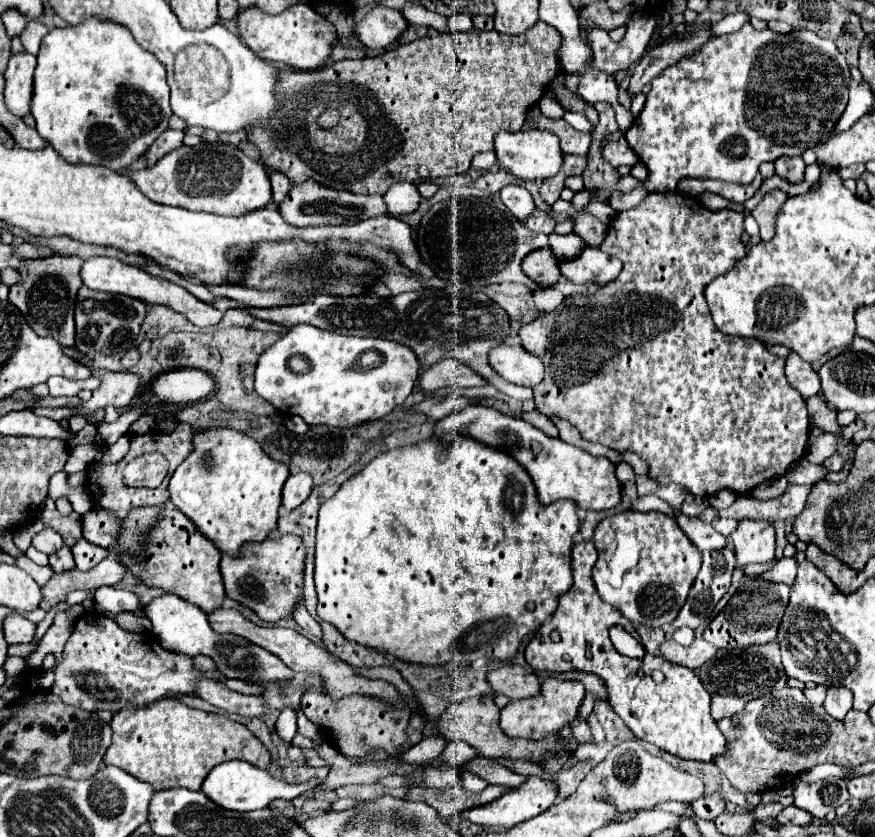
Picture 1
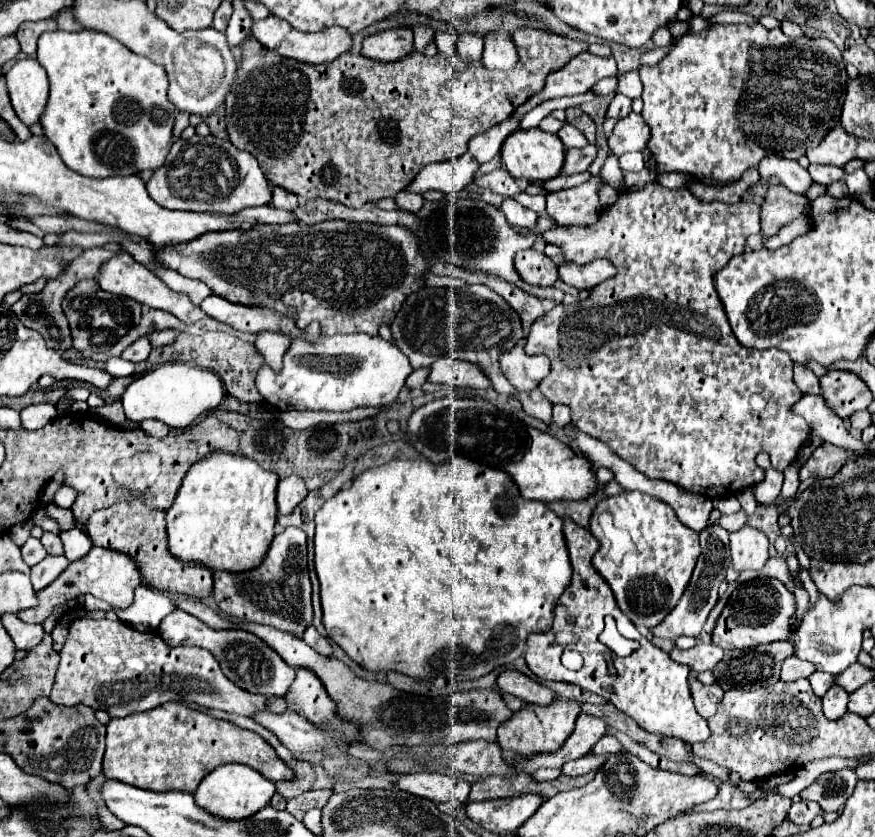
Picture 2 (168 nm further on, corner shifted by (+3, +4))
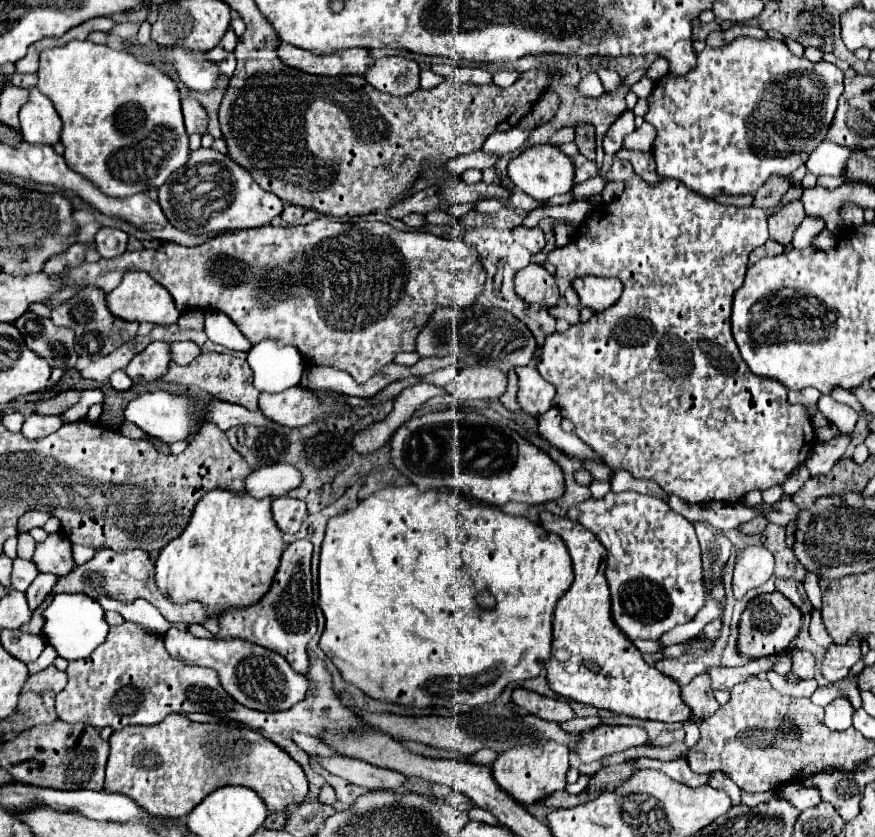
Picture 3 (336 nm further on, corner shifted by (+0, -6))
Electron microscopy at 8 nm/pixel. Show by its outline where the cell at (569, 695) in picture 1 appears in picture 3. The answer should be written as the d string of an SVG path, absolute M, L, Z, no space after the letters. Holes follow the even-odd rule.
M544 742L536 746L516 746L516 750L502 752L496 762L492 764L494 780L500 784L502 790L506 790L510 796L516 798L516 802L530 806L544 796L552 794L554 790L562 790L566 786L566 770L570 768L570 746L564 746L562 742Z

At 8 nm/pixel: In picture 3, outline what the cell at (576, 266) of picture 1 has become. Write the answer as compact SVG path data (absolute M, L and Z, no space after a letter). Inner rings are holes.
M584 276L572 282L572 288L580 296L582 306L592 308L594 312L602 312L610 308L622 294L622 282L618 278L598 278Z

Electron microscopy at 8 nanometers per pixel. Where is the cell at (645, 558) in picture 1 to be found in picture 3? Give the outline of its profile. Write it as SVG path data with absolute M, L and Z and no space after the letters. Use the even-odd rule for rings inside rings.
M608 492L600 500L590 498L572 506L568 518L582 524L604 544L608 552L606 578L612 592L612 616L630 640L660 640L664 632L690 622L696 616L696 612L704 606L706 596L702 586L702 560L694 526L684 516L676 514L660 498L636 492Z

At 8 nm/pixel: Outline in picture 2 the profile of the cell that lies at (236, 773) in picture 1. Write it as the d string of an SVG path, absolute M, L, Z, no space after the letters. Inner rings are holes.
M225 764L215 768L213 774L207 774L197 792L195 792L195 802L199 808L213 816L221 816L221 820L245 820L253 816L257 810L265 808L275 794L275 784L261 776L257 770L243 766L243 764Z

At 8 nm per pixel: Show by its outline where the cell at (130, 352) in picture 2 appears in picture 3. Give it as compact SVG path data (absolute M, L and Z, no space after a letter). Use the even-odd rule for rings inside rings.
M152 342L140 354L136 354L130 364L126 366L126 374L136 382L152 382L158 380L170 364L168 344L166 342Z

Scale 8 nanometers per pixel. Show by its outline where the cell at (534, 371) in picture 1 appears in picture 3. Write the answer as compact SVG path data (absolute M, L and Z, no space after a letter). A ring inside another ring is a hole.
M534 364L518 366L518 402L522 410L530 416L538 416L552 408L552 400L556 394L556 388L540 378L540 372Z

